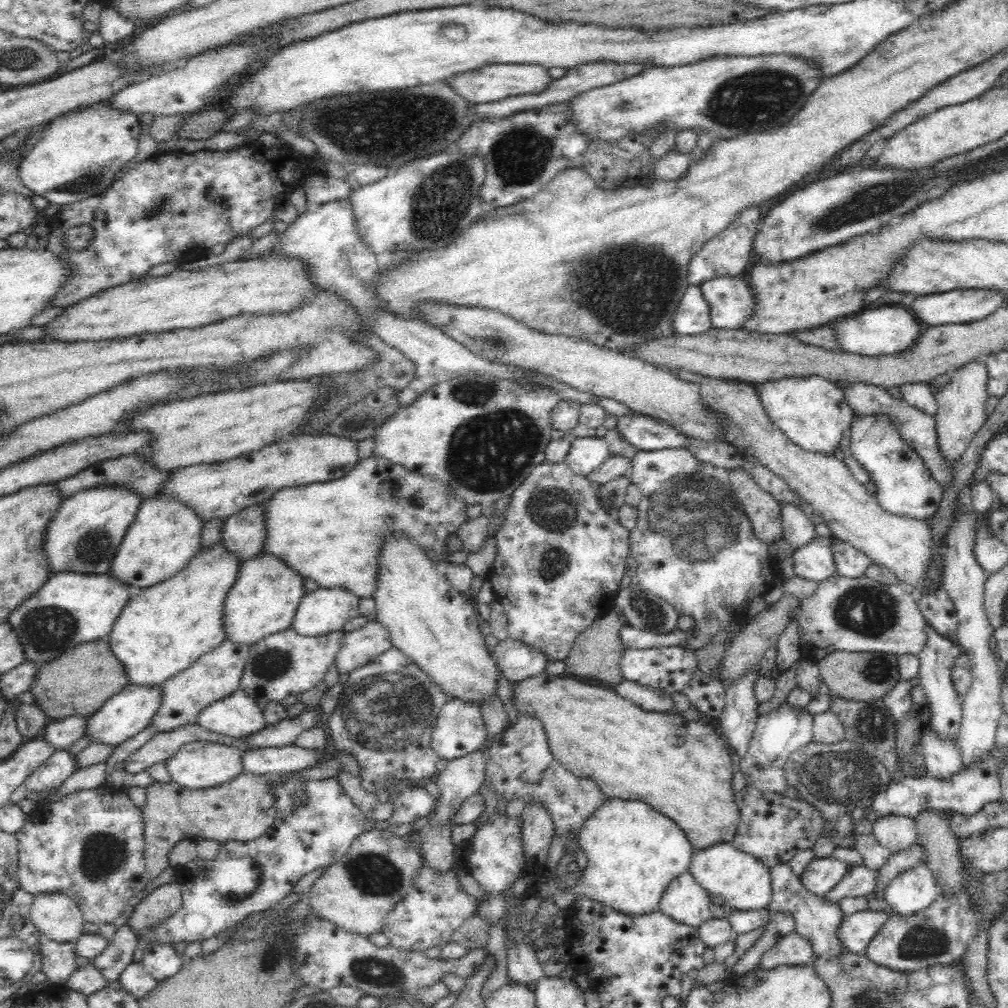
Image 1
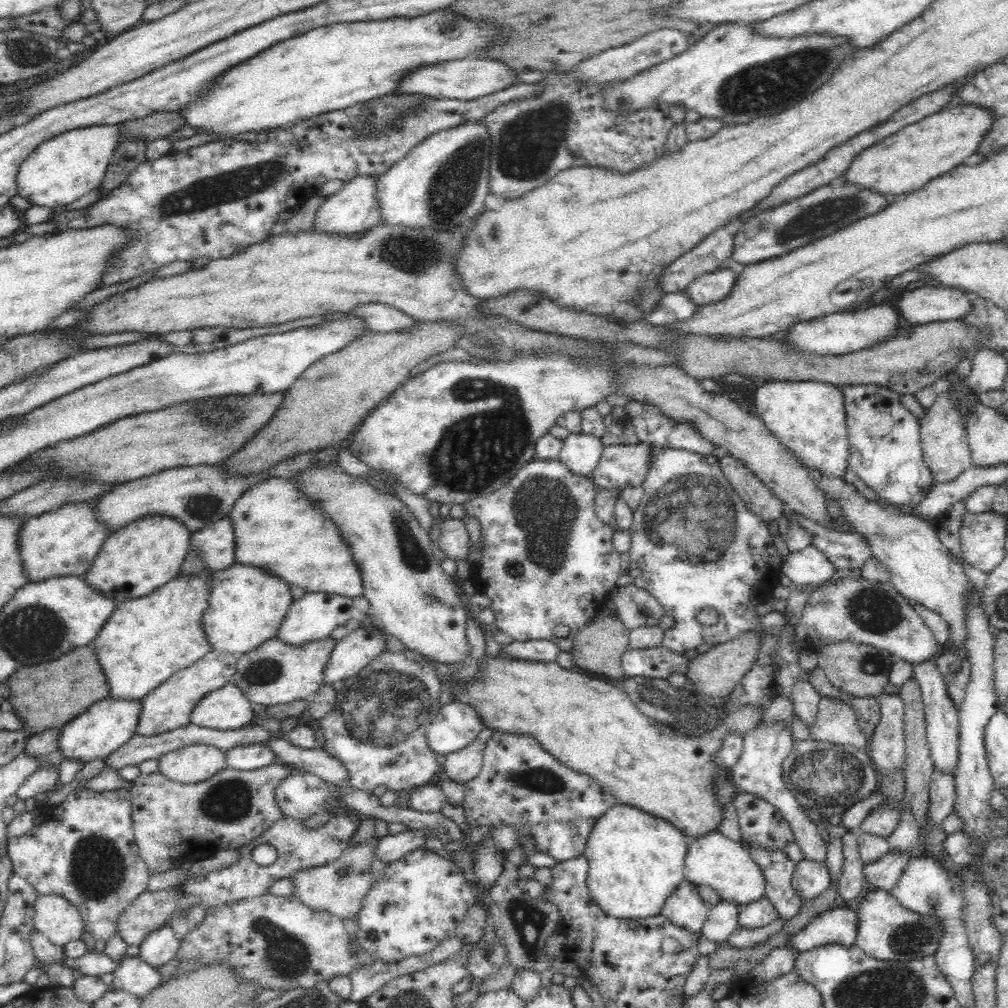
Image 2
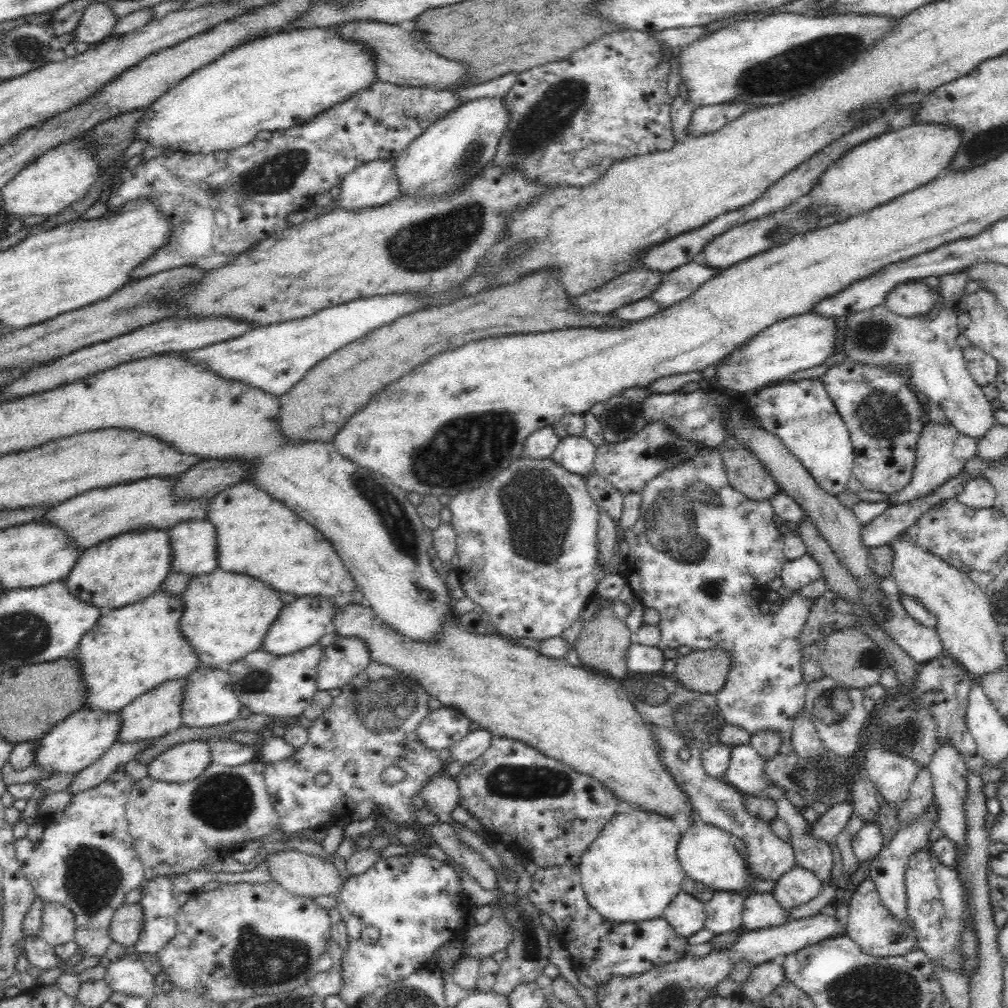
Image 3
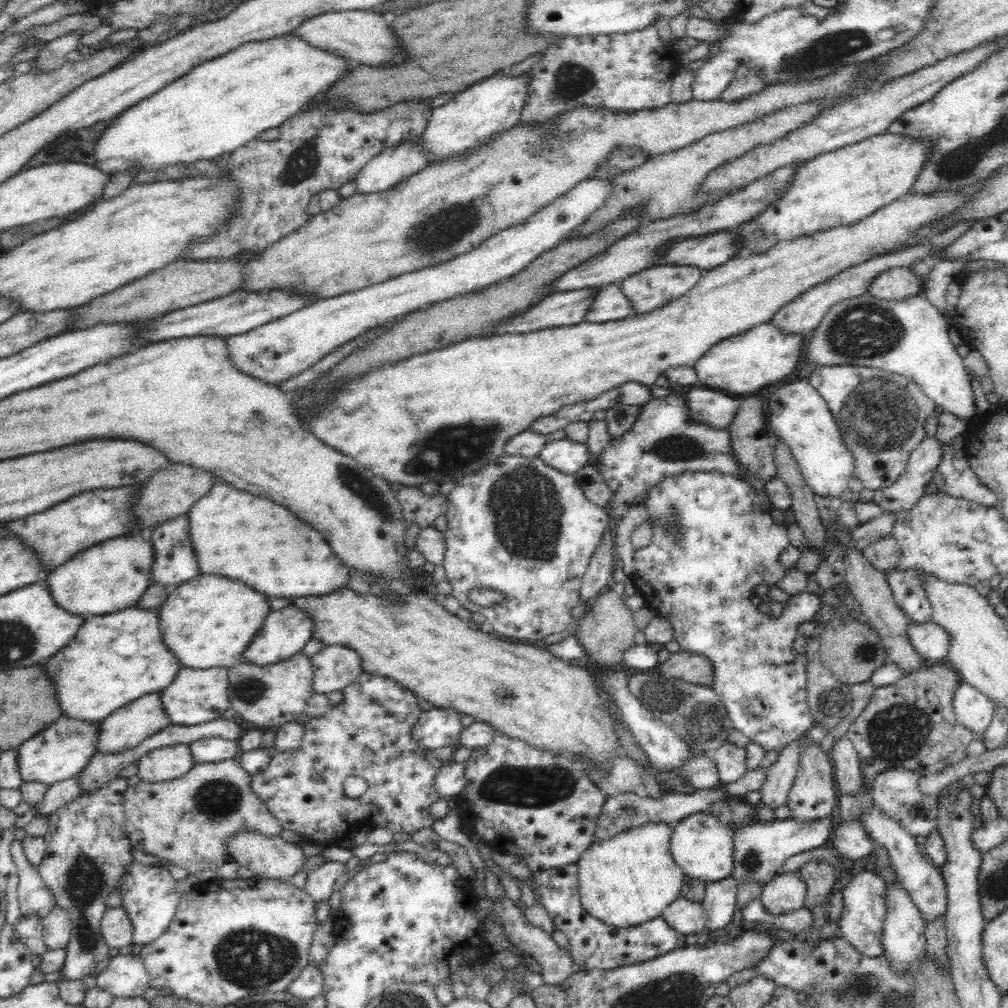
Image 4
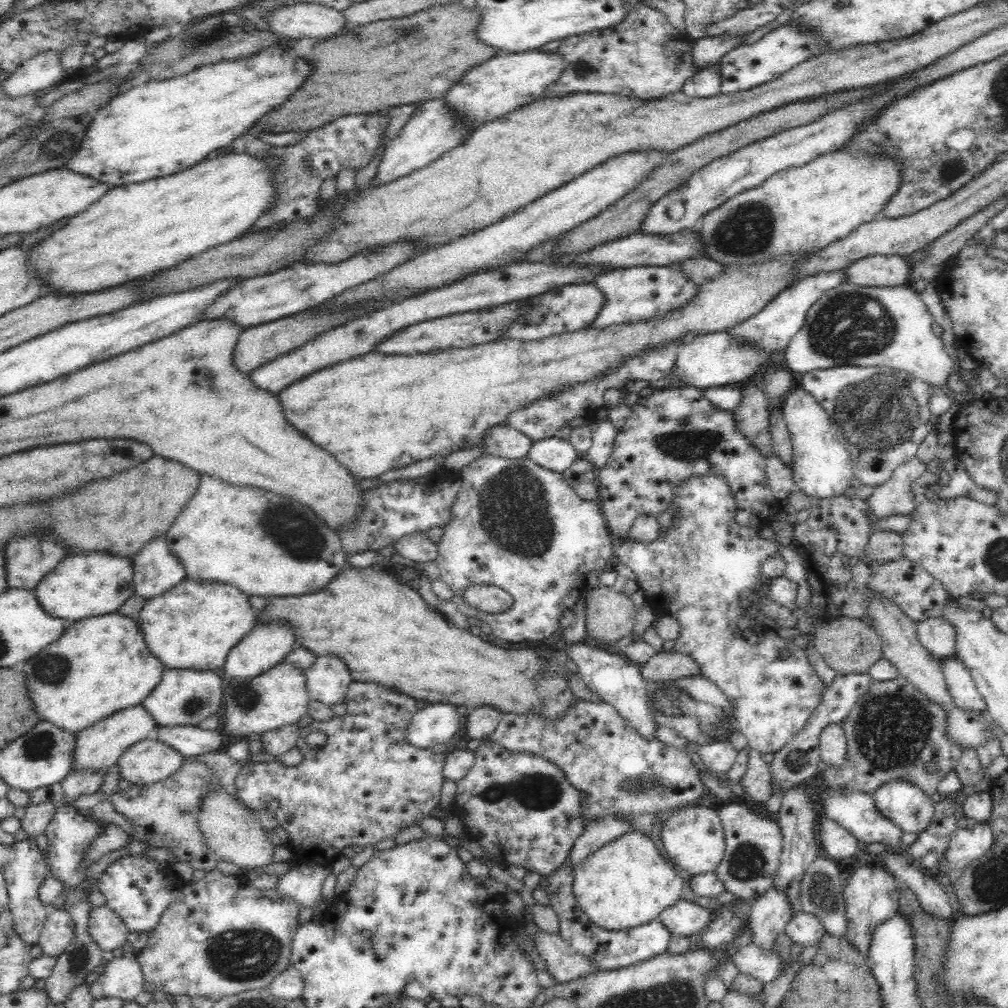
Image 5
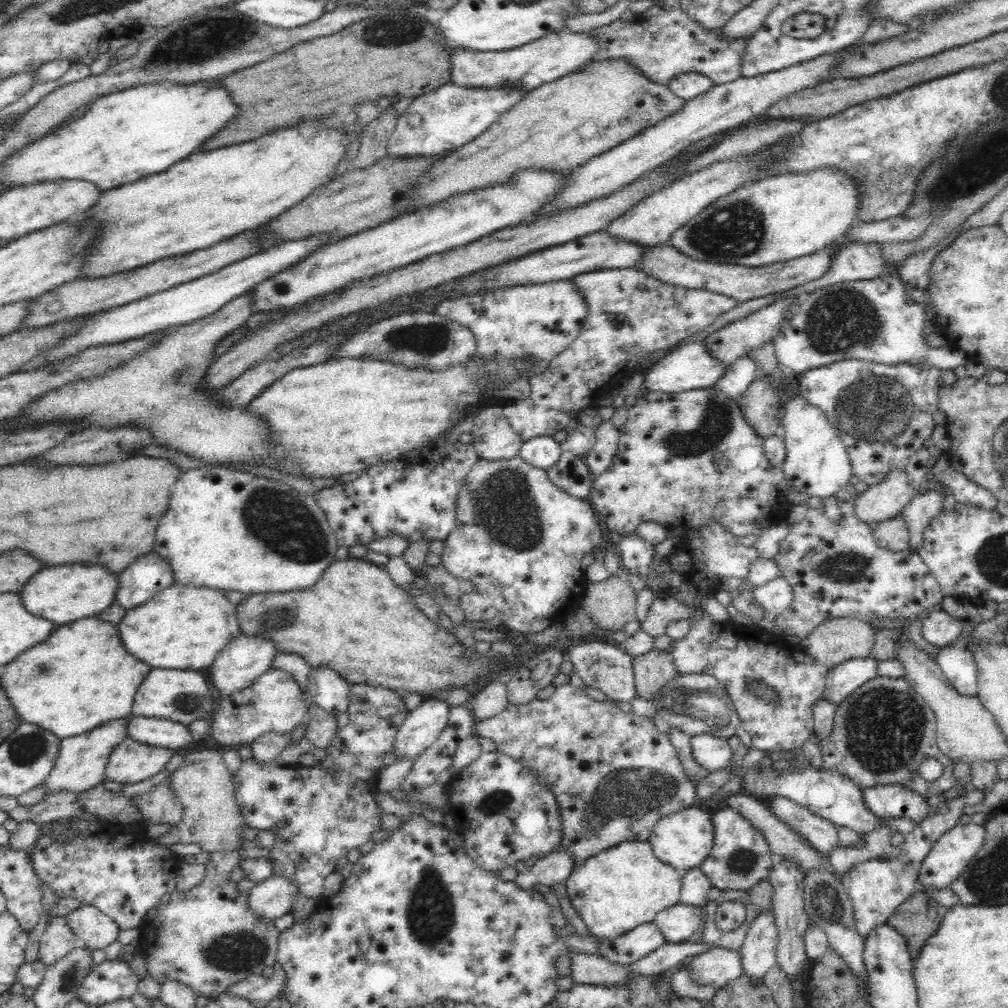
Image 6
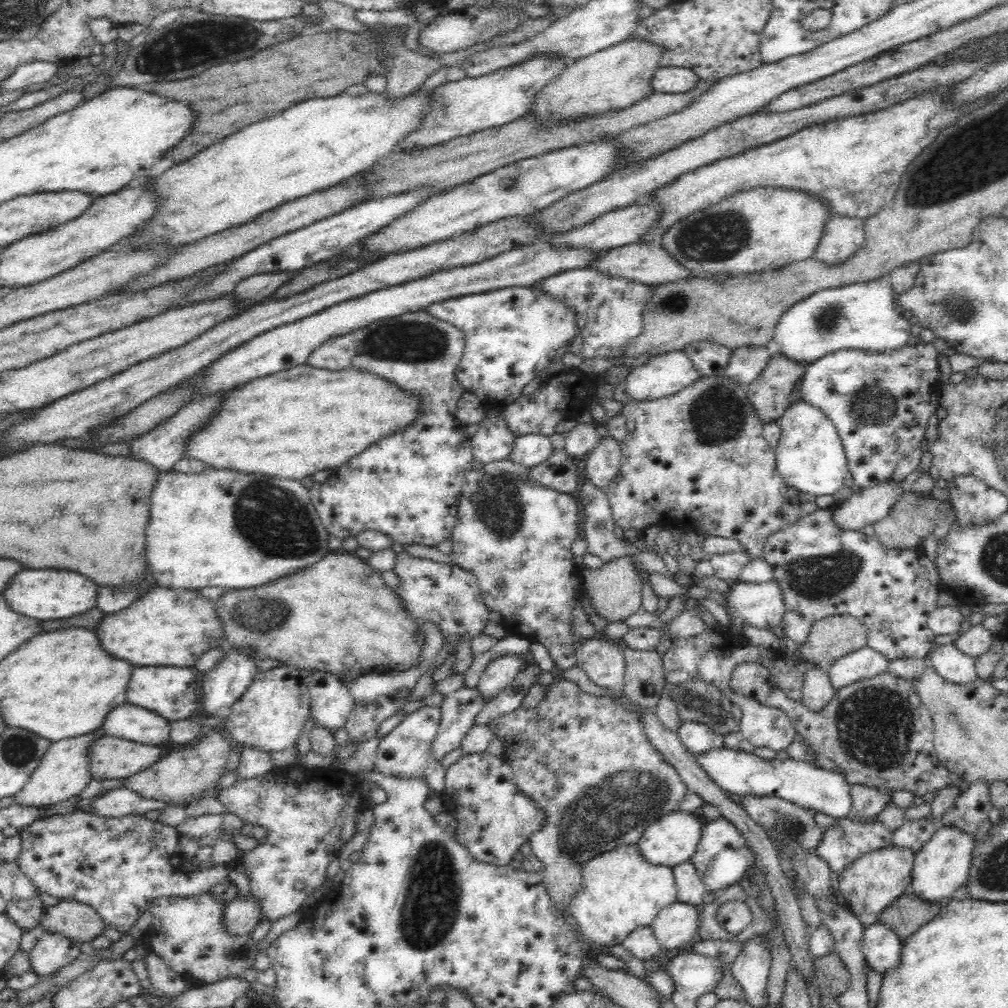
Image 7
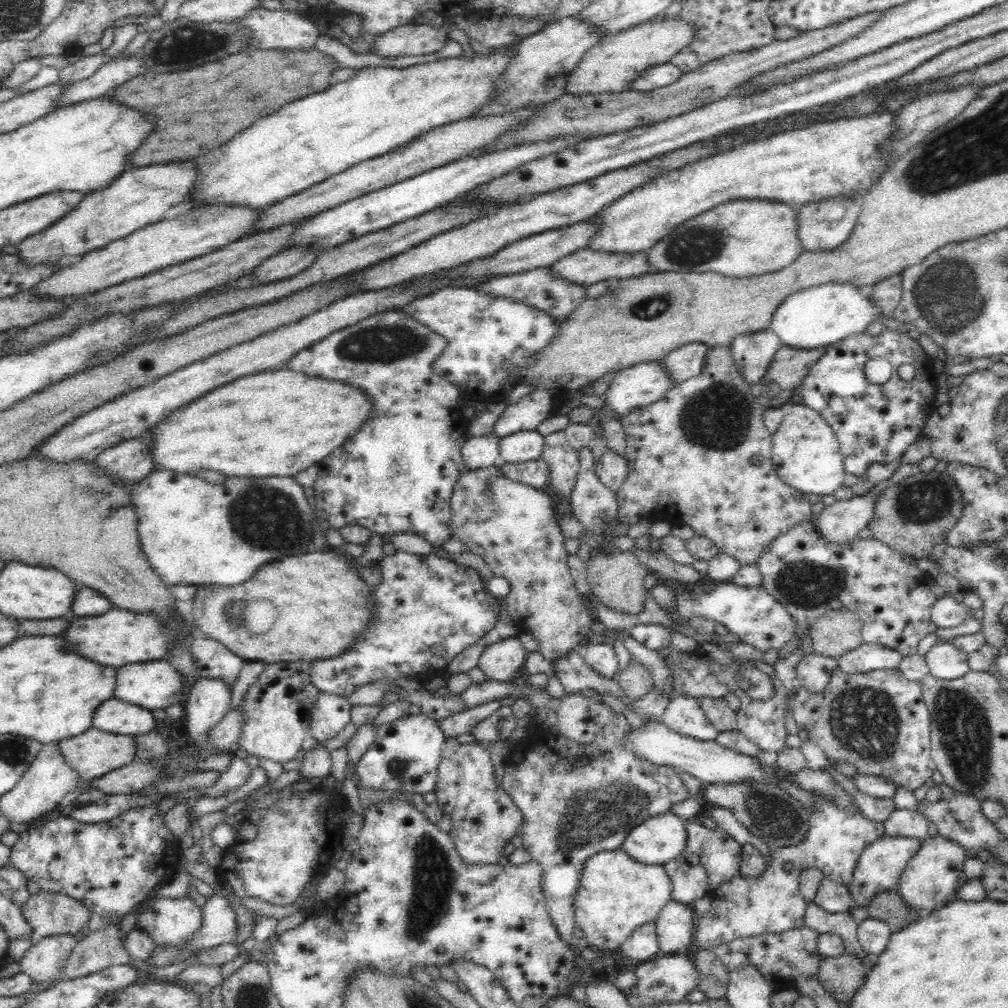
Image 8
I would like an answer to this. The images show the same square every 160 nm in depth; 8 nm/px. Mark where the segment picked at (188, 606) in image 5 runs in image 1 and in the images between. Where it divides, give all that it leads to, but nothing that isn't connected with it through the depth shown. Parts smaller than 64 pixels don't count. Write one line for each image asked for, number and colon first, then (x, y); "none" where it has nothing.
1: (262, 601)
2: (246, 604)
3: (226, 615)
4: (207, 621)

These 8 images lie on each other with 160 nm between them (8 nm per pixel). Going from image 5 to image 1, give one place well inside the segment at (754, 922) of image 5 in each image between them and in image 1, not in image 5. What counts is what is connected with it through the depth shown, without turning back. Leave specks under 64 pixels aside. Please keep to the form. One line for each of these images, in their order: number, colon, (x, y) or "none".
1: (820, 876)
2: (809, 879)
3: (798, 886)
4: (785, 893)

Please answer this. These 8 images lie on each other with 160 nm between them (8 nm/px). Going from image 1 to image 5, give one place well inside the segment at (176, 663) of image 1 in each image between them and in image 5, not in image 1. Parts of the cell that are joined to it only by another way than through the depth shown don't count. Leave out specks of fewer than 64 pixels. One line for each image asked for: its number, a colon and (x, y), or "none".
2: (145, 640)
3: (130, 650)
4: (114, 659)
5: (101, 665)

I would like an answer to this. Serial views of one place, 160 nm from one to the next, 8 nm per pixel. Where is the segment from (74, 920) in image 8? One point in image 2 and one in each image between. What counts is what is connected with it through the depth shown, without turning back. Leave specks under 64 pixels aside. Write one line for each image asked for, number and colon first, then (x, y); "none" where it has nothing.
2: (150, 910)
3: (126, 924)
4: (115, 926)
5: (106, 928)
6: (94, 929)
7: (75, 920)

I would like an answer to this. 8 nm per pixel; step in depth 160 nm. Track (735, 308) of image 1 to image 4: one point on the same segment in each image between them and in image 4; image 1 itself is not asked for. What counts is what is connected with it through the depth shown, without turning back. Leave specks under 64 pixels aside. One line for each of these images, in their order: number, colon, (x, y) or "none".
2: (712, 286)
3: (677, 284)
4: (653, 287)

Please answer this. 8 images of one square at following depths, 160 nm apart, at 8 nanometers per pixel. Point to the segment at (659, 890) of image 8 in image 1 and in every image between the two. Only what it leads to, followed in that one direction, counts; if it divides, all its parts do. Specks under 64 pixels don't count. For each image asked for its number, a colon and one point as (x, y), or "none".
1: (634, 852)
2: (635, 860)
3: (630, 872)
4: (630, 878)
5: (627, 882)
6: (617, 889)
7: (620, 891)

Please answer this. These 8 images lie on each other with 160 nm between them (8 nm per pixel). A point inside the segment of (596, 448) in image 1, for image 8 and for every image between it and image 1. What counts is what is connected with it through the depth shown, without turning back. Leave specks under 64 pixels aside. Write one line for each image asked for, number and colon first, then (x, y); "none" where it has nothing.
2: (581, 453)
3: (576, 454)
4: (568, 456)
5: (555, 454)
6: (541, 451)
7: (528, 450)
8: (520, 446)

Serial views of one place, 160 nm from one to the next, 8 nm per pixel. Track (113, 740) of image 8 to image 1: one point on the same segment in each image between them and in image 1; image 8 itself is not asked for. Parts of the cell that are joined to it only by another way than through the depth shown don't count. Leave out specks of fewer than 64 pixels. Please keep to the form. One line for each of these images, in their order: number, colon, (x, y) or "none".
1: (199, 764)
2: (195, 763)
3: (184, 762)
4: (170, 762)
5: (149, 761)
6: (130, 762)
7: (110, 757)

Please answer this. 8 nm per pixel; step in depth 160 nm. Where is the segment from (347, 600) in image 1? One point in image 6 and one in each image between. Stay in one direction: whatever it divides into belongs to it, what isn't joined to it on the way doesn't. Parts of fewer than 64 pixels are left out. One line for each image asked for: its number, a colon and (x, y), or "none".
2: (313, 616)
3: (300, 624)
4: (284, 632)
5: (265, 645)
6: (239, 663)

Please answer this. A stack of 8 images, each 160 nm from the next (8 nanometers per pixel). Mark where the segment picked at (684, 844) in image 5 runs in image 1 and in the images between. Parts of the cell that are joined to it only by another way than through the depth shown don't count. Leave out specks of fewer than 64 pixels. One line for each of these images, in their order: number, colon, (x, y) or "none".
1: (743, 881)
2: (726, 866)
3: (706, 853)
4: (701, 845)

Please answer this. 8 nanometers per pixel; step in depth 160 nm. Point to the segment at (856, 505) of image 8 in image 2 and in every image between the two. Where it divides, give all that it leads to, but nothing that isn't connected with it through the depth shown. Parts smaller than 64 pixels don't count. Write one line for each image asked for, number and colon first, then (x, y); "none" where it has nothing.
2: (945, 447)
3: (942, 450)
4: (907, 490)
5: (894, 496)
6: (879, 502)
7: (871, 504)

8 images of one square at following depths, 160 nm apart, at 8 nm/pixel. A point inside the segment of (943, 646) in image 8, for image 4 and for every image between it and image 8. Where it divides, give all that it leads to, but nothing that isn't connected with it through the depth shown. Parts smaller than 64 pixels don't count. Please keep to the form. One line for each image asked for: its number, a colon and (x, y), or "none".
4: (973, 709)
5: (960, 684)
6: (957, 663)
7: (953, 665)

